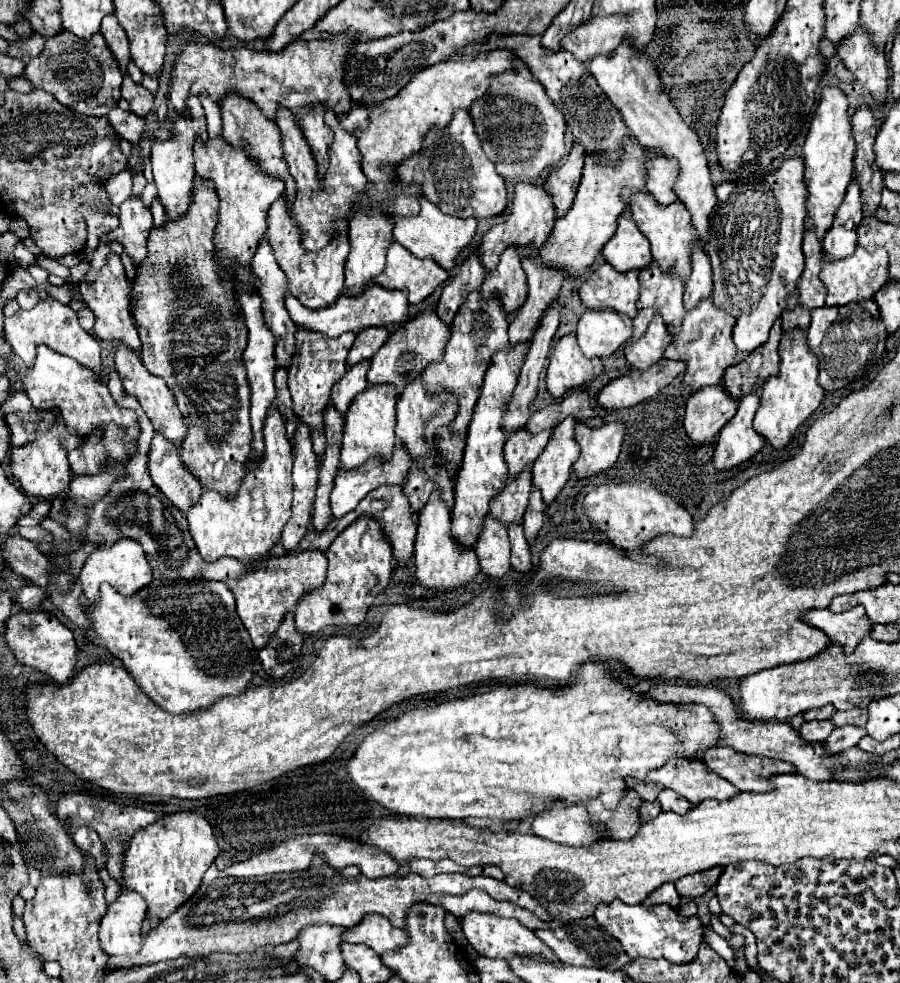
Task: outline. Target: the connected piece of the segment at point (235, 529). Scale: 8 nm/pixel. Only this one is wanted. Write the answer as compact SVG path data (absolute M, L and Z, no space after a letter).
M276 406L268 410L262 434L264 434L264 452L260 458L248 460L246 476L242 478L238 494L222 496L216 490L204 488L200 500L186 514L196 548L208 562L218 560L220 556L234 556L242 562L258 560L276 546L282 526L288 522L292 504L294 454L292 444L286 438L284 418Z

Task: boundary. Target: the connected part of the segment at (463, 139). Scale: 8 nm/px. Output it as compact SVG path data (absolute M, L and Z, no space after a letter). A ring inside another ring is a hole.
M456 110L450 124L444 128L430 128L422 140L420 152L412 154L410 158L400 162L398 178L404 188L418 186L422 190L422 196L428 198L432 204L436 204L444 214L456 216L456 218L490 218L498 216L506 208L506 184L504 178L496 172L496 166L488 160L488 156L482 150L482 142L478 140L474 132L472 118L468 116L468 110Z

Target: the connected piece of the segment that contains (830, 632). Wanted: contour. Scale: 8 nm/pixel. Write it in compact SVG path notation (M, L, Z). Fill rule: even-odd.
M860 604L840 614L834 614L830 610L808 610L802 620L822 630L832 642L842 644L846 652L852 652L860 642L860 636L868 636L872 626L872 622L868 622L864 606Z

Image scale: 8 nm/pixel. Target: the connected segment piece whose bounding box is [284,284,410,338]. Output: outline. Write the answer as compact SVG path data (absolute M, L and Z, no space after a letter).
M370 284L368 288L364 288L360 294L348 294L348 292L342 292L340 298L326 306L326 308L318 308L318 310L312 310L312 308L304 308L300 304L300 300L296 296L292 296L290 292L286 292L286 310L290 312L290 318L300 326L300 328L306 328L306 330L314 330L314 332L320 332L328 338L336 338L344 332L360 332L364 330L366 326L386 326L390 332L394 332L402 322L406 322L410 316L408 316L408 298L404 296L404 292L400 290L386 290L378 284Z

